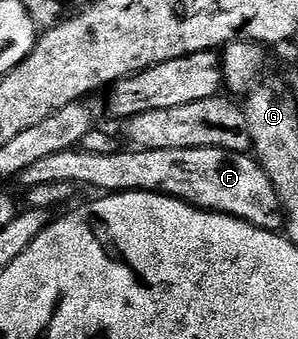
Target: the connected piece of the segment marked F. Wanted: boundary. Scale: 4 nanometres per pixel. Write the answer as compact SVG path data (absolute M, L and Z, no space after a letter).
M141 148L113 154L72 150L41 158L41 162L29 166L29 170L17 178L17 184L23 190L49 182L69 182L76 186L88 184L91 188L103 188L99 190L107 194L161 192L204 210L238 216L257 228L267 228L267 216L275 211L278 213L281 208L277 190L258 159L246 152L230 152L224 148Z

